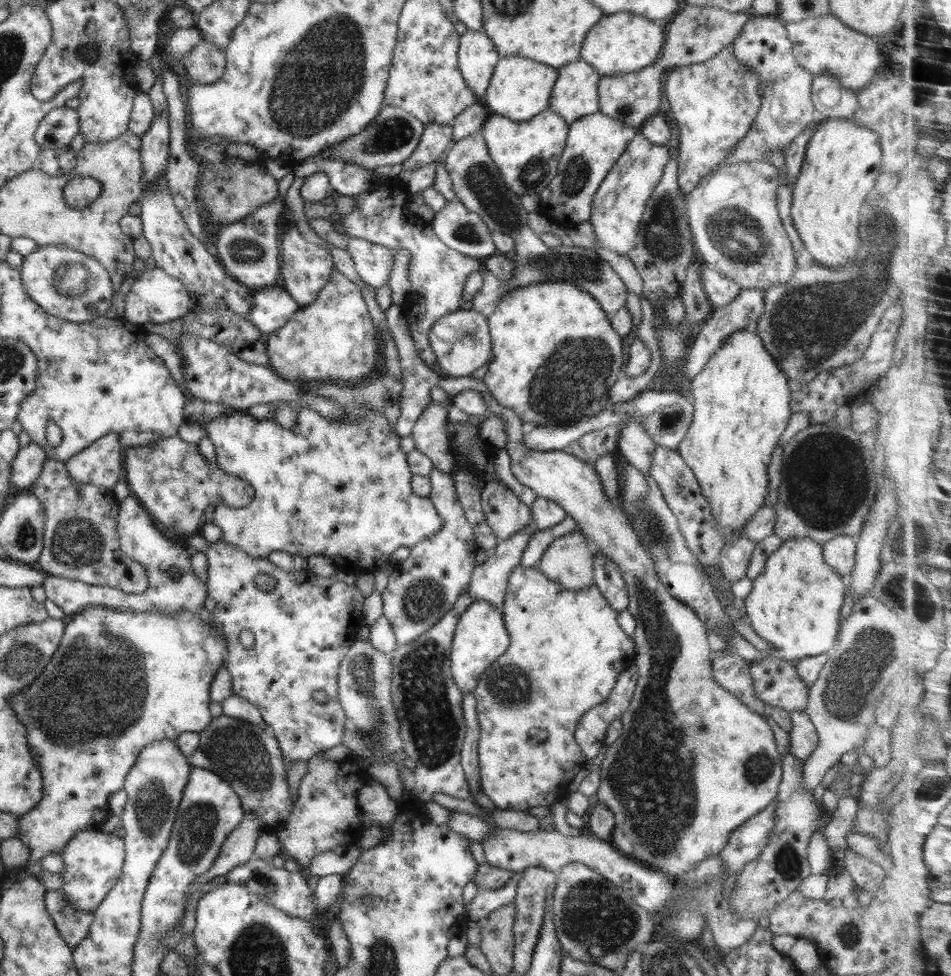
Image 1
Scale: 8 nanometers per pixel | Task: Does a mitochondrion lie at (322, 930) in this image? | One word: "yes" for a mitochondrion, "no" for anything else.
no

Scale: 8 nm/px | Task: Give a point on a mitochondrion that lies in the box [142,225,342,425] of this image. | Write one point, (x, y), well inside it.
(243, 251)

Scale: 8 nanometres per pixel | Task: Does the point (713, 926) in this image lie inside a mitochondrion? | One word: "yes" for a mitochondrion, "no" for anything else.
no

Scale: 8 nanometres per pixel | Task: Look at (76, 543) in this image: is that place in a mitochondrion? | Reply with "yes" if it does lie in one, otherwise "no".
yes

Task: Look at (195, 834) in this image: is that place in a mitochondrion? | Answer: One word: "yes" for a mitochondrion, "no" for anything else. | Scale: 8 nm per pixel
yes

